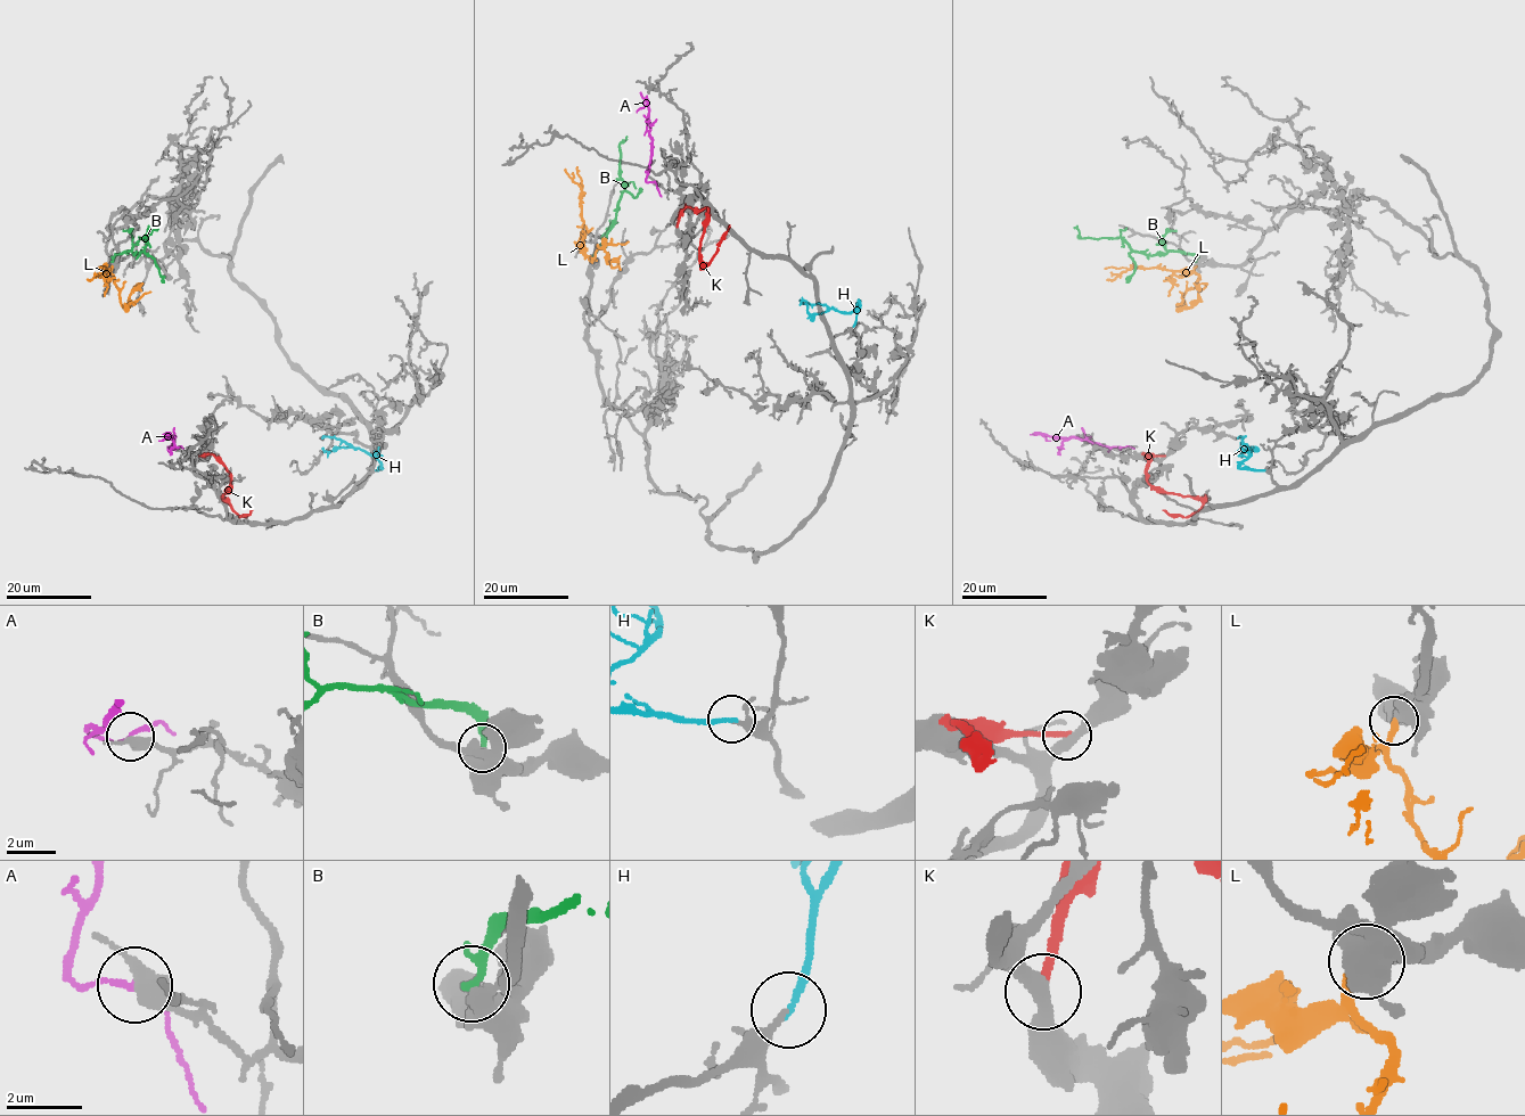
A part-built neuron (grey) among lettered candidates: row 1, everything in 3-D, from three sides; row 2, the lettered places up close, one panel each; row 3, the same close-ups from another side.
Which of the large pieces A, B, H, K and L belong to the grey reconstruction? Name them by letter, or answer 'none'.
H, L

